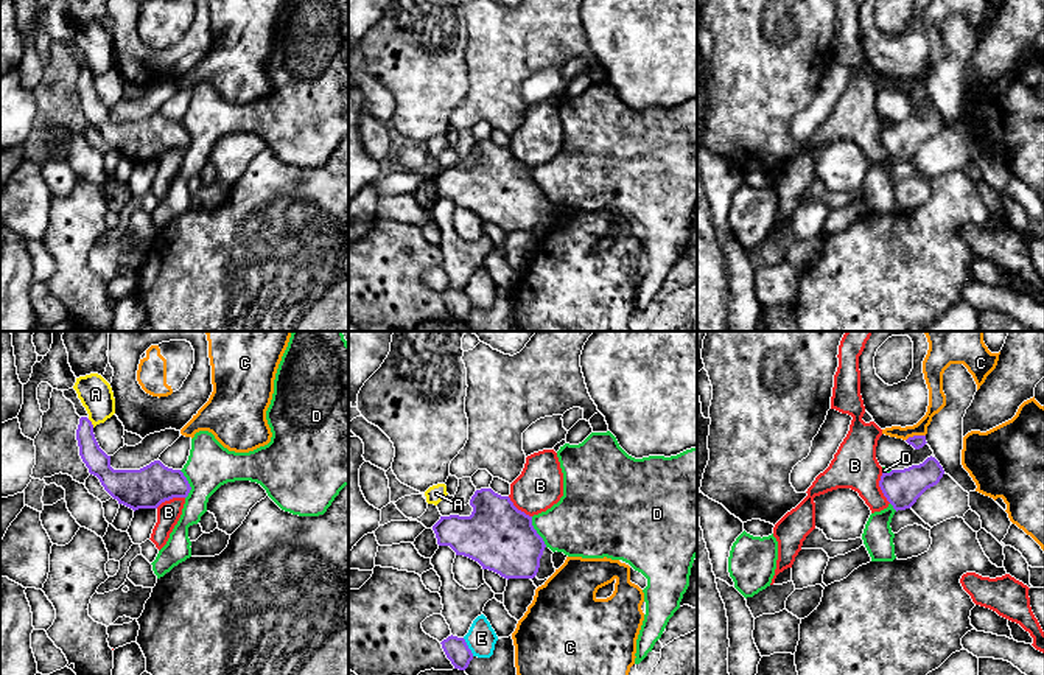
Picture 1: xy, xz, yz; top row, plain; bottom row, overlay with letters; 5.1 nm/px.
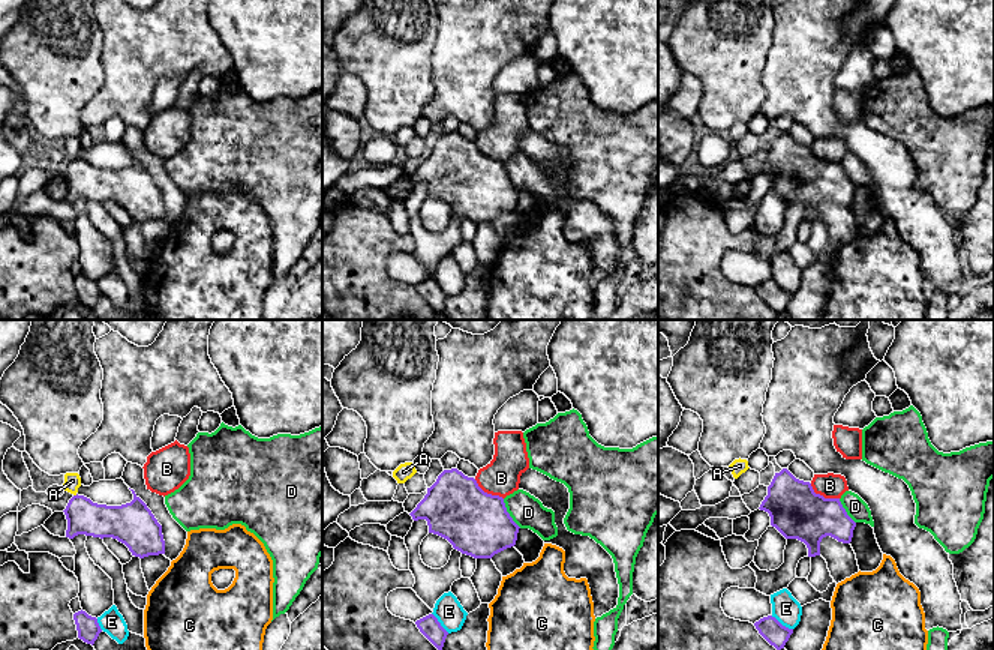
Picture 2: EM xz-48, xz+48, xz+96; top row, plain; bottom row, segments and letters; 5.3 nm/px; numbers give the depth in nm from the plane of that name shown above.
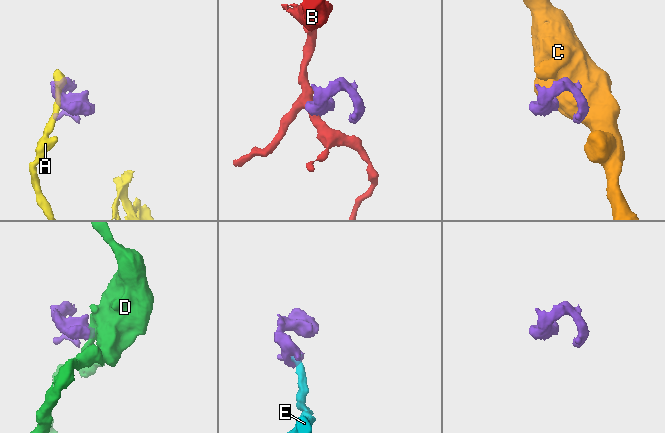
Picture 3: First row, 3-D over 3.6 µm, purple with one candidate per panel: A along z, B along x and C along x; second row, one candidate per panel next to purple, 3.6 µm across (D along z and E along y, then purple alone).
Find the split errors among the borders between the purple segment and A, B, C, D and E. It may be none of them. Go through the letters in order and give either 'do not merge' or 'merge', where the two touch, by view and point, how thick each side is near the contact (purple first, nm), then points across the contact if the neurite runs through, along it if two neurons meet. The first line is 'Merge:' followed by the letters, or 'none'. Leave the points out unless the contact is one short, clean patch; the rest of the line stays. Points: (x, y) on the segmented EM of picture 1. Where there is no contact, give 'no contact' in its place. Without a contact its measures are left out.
Merge: none
A: do not merge; meets purple in xy at (91, 423); 120 nm thick on the purple side, 170 nm on the other; border along xy (87, 419), (94, 426)
B: do not merge; meets purple in yz at (881, 489); 190 nm thick on the purple side, 240 nm on the other; border along yz (881, 473), (879, 489), (890, 503)
C: do not merge; meets purple in yz at (915, 436); 70 nm thick on the purple side, 100 nm on the other; border along yz (924, 434), (915, 434), (906, 440)
D: do not merge; meets purple in xz at (536, 532); 340 nm thick on the purple side, 340 nm on the other; border along xz (531, 517), (532, 528), (546, 546)
E: do not merge; meets purple in xz at (467, 647); 120 nm thick on the purple side, 160 nm on the other; border along xz (462, 638), (473, 655)

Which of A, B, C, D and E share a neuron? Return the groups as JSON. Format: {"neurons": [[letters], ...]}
{"neurons": [["A"], ["B"], ["C"], ["D"], ["E"]]}

